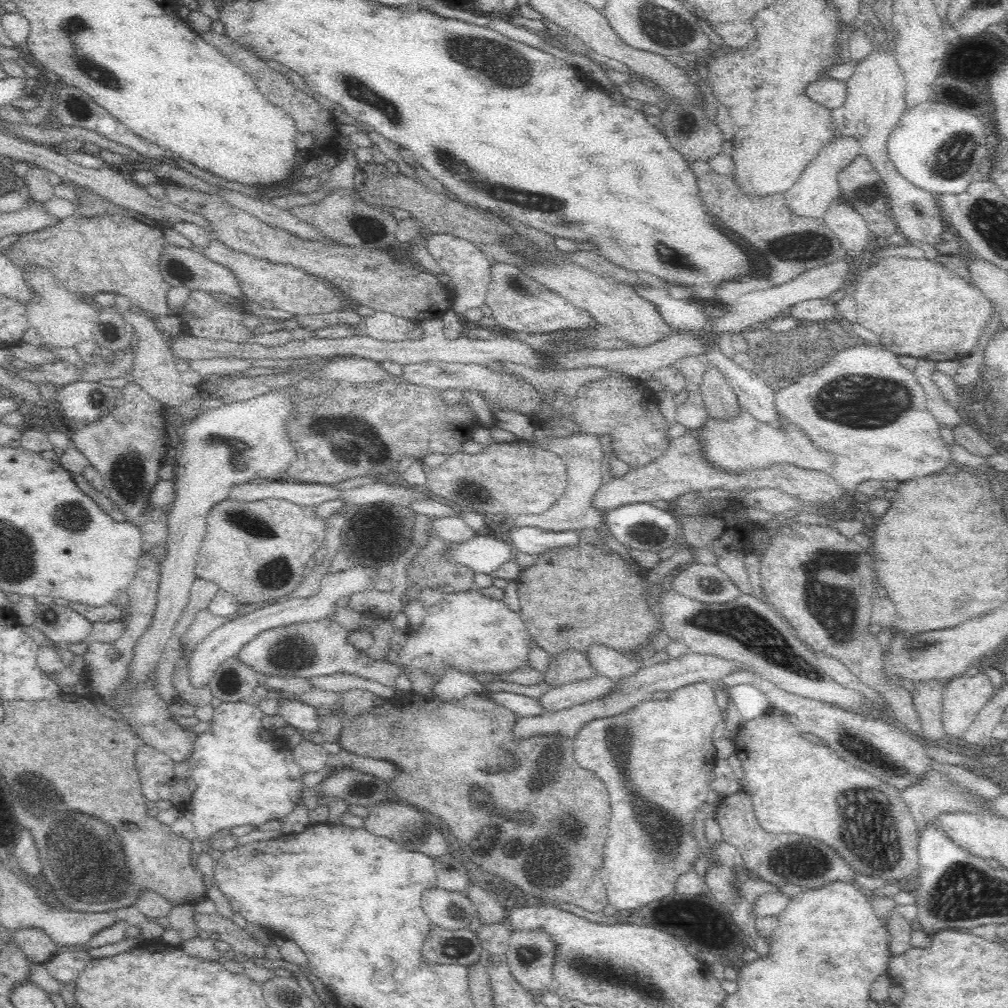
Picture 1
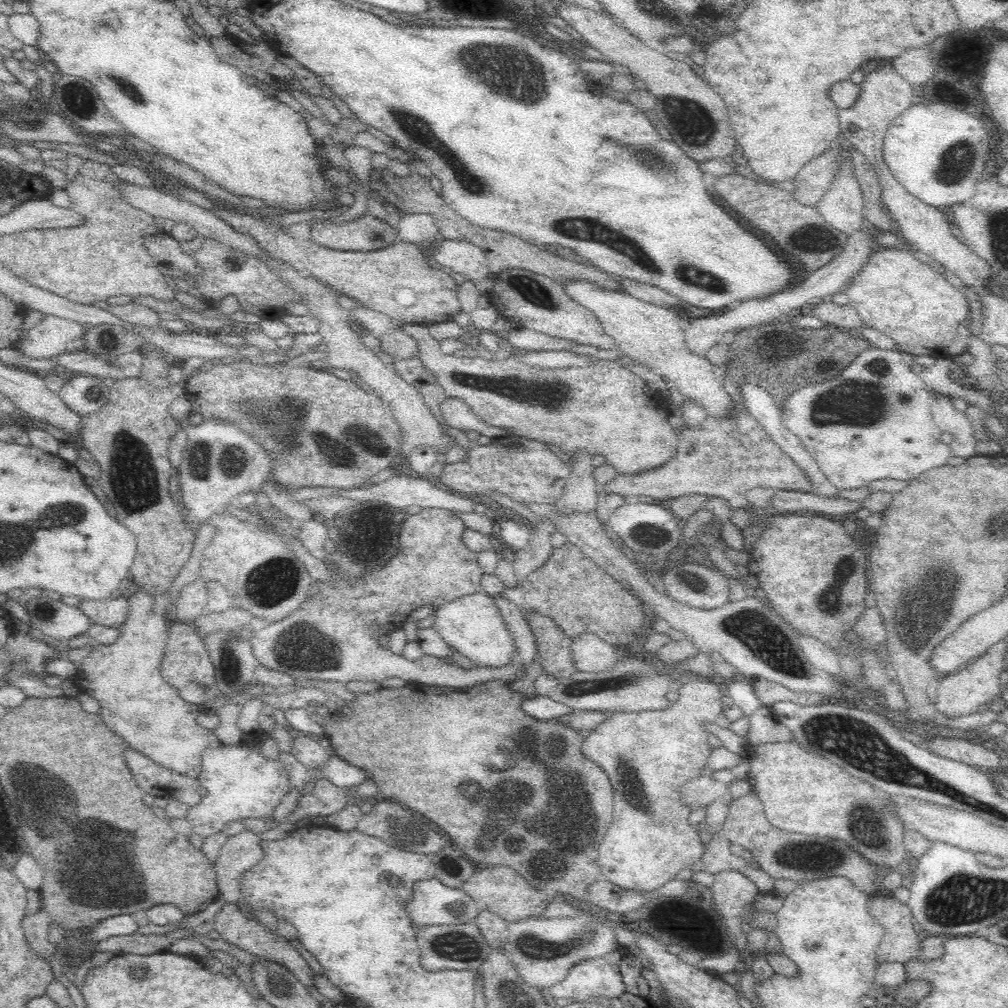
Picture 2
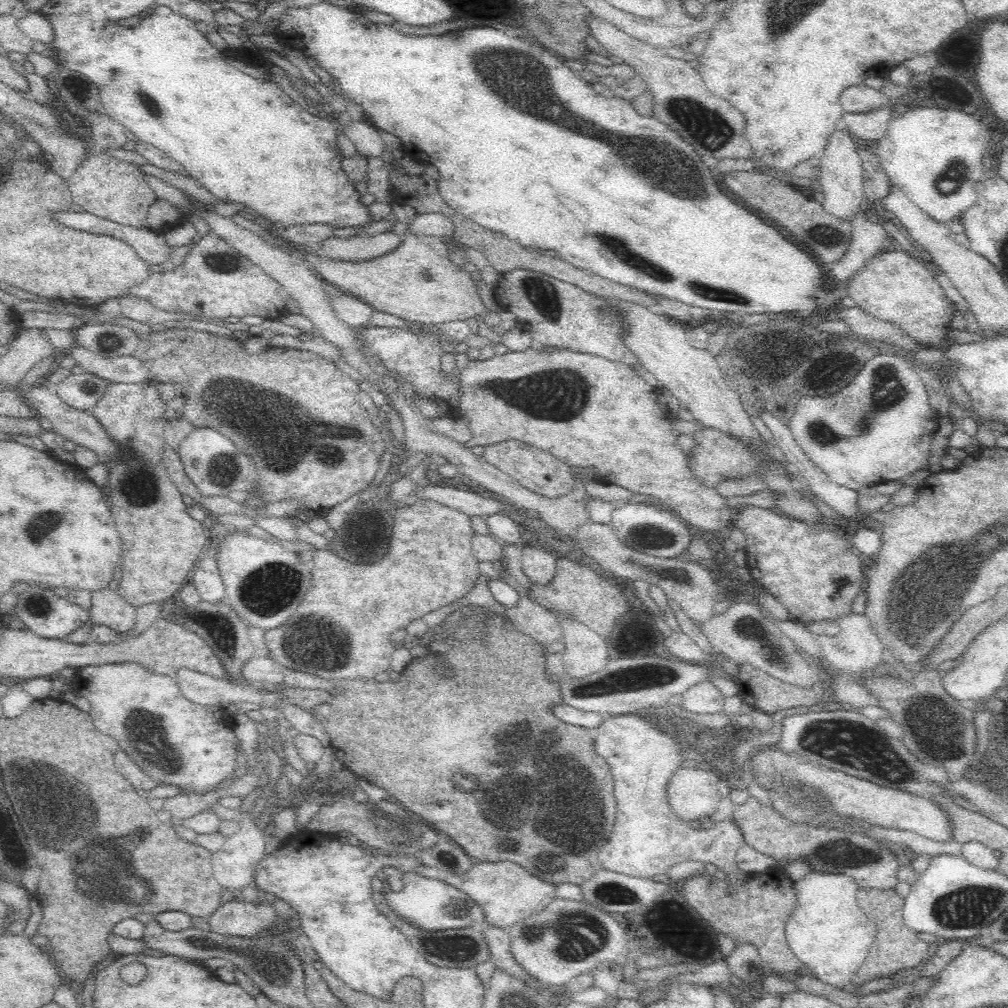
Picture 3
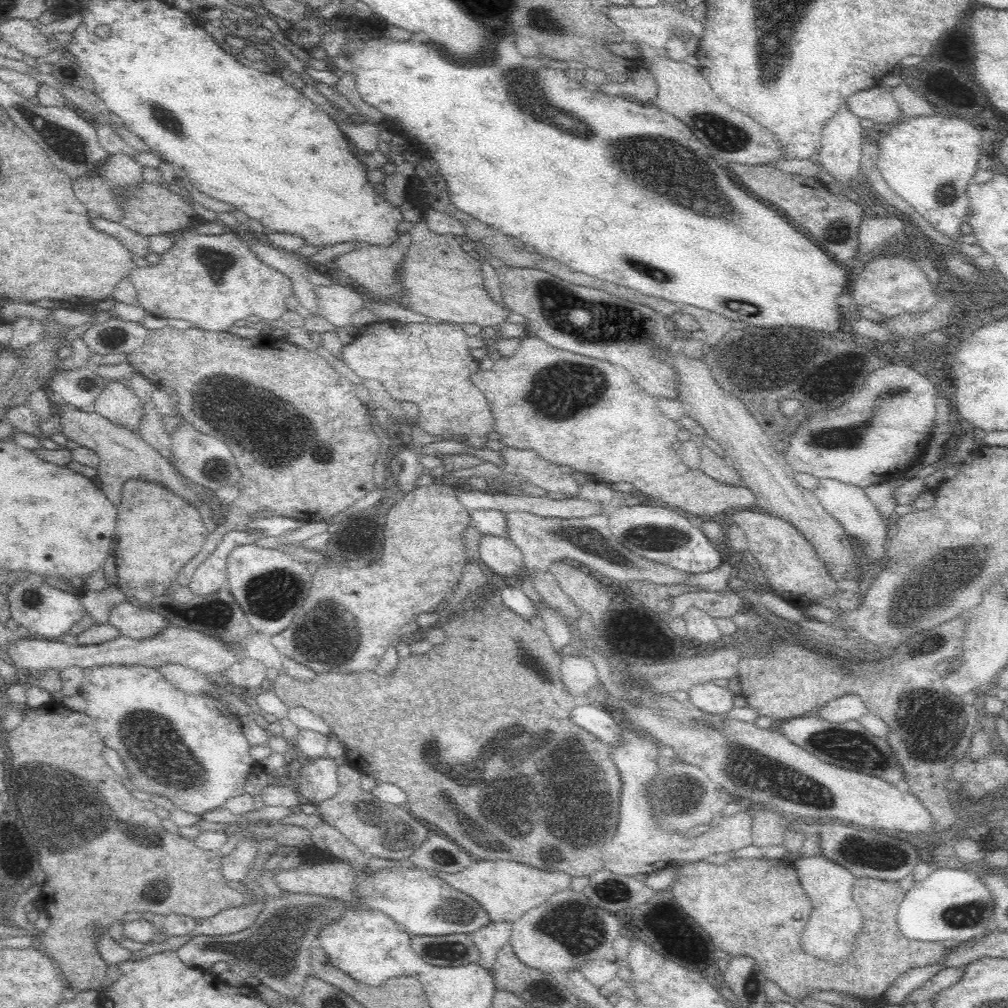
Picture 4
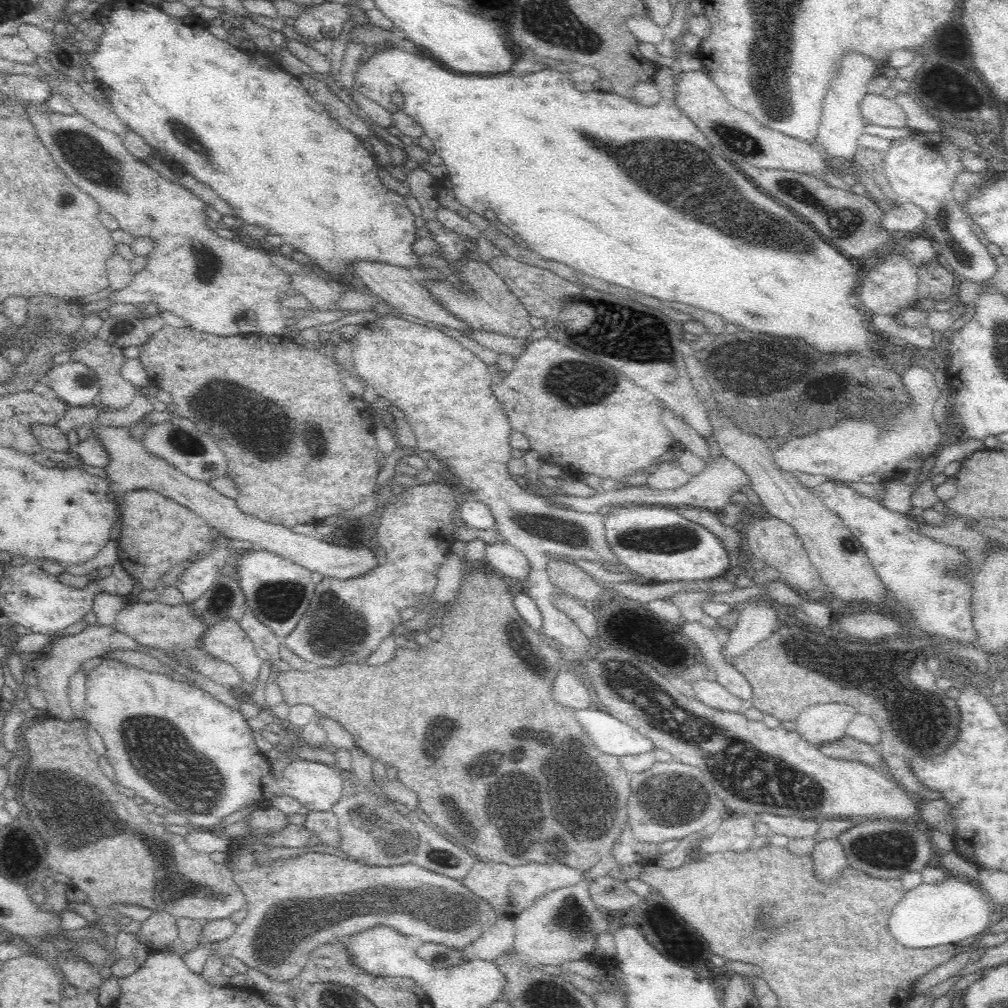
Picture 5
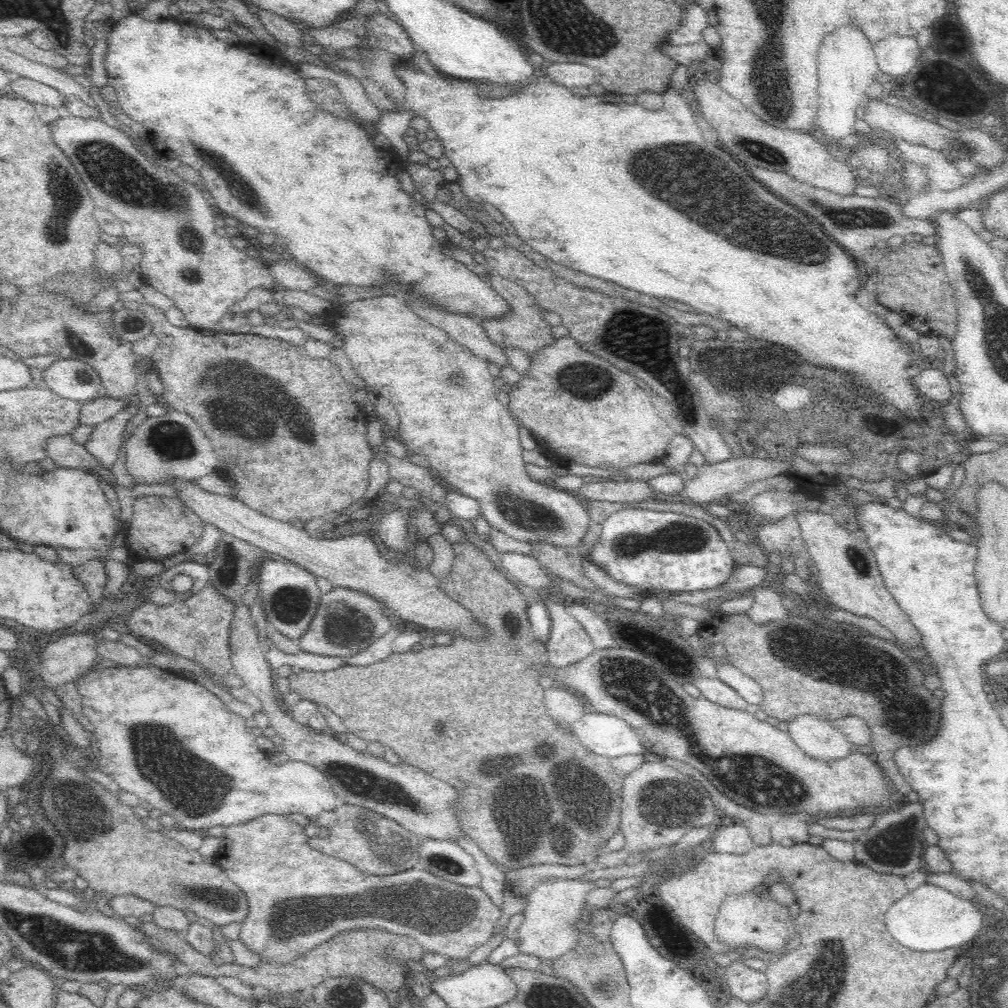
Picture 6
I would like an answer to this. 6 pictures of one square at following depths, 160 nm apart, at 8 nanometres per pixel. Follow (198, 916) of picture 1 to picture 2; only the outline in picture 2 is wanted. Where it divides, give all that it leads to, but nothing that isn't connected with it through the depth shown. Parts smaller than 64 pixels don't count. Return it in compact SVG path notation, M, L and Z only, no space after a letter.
M226 903L221 910L215 914L214 931L220 933L220 939L237 946L246 953L259 957L260 959L270 960L284 966L298 980L305 985L314 987L312 979L313 969L304 961L304 958L294 949L291 942L286 940L277 932L273 933L264 926L261 926L257 920L247 920L238 910L236 904Z

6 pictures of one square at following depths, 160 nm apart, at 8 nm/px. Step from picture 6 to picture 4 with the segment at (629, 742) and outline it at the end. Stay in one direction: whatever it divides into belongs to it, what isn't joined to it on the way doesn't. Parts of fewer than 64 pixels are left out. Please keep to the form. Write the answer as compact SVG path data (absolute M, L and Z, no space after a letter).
M579 702L575 706L576 708L570 712L570 718L572 718L571 721L574 724L592 732L594 737L604 740L610 746L620 742L620 738L622 738L620 726L610 718L608 712L604 712L604 708L598 708L583 702Z

